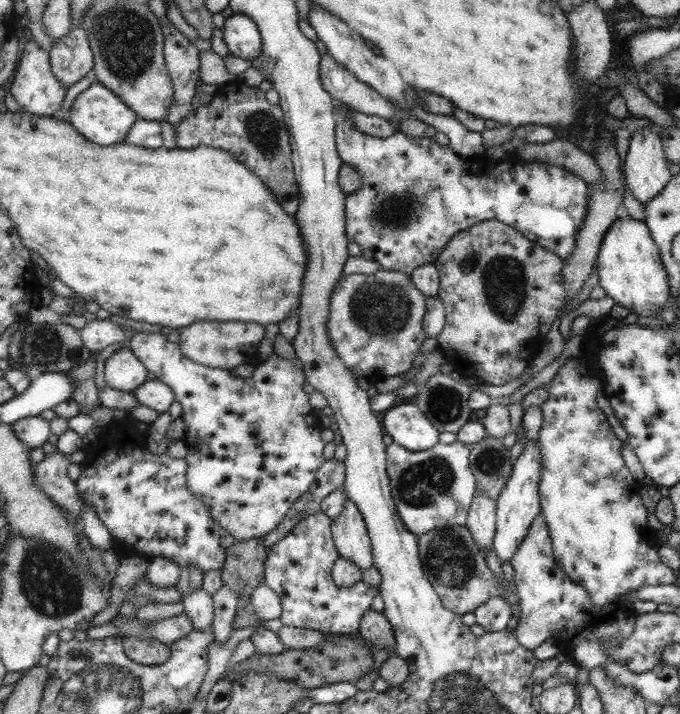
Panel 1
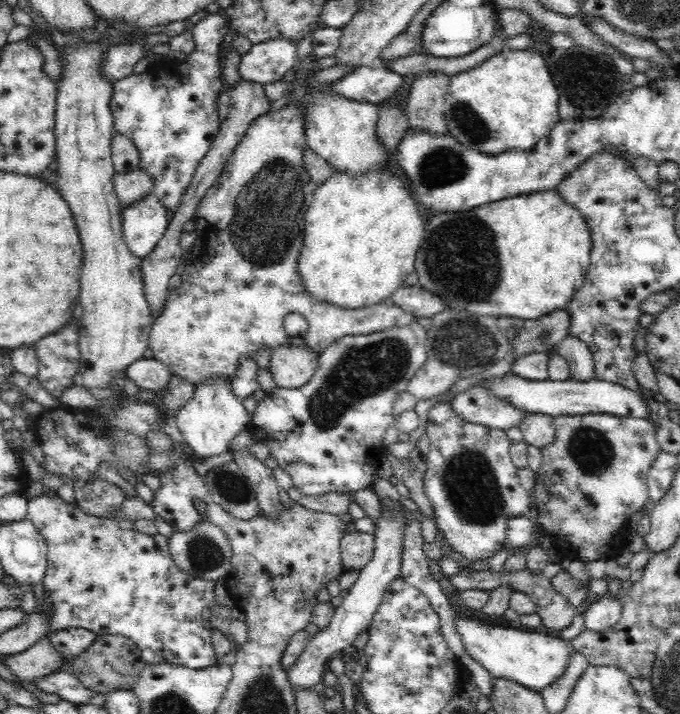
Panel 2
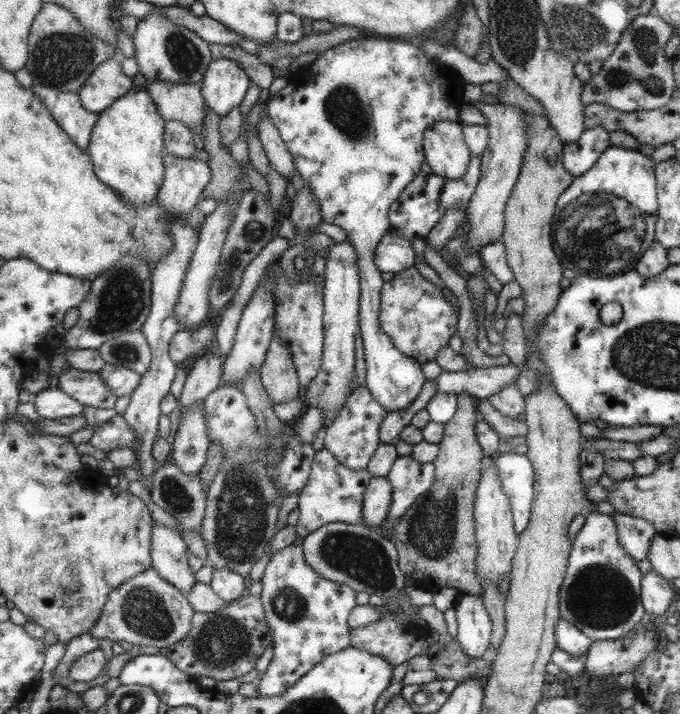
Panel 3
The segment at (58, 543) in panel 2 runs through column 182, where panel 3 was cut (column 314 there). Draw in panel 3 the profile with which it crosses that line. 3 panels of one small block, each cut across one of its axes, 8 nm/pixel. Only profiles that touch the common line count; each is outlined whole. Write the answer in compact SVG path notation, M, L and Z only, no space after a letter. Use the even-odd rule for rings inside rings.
M301 544L273 552L260 578L260 599L272 632L272 658L267 670L256 678L256 696L269 698L294 686L325 656L350 646L347 615L355 606L355 594L349 586L331 582L313 572L302 557Z

